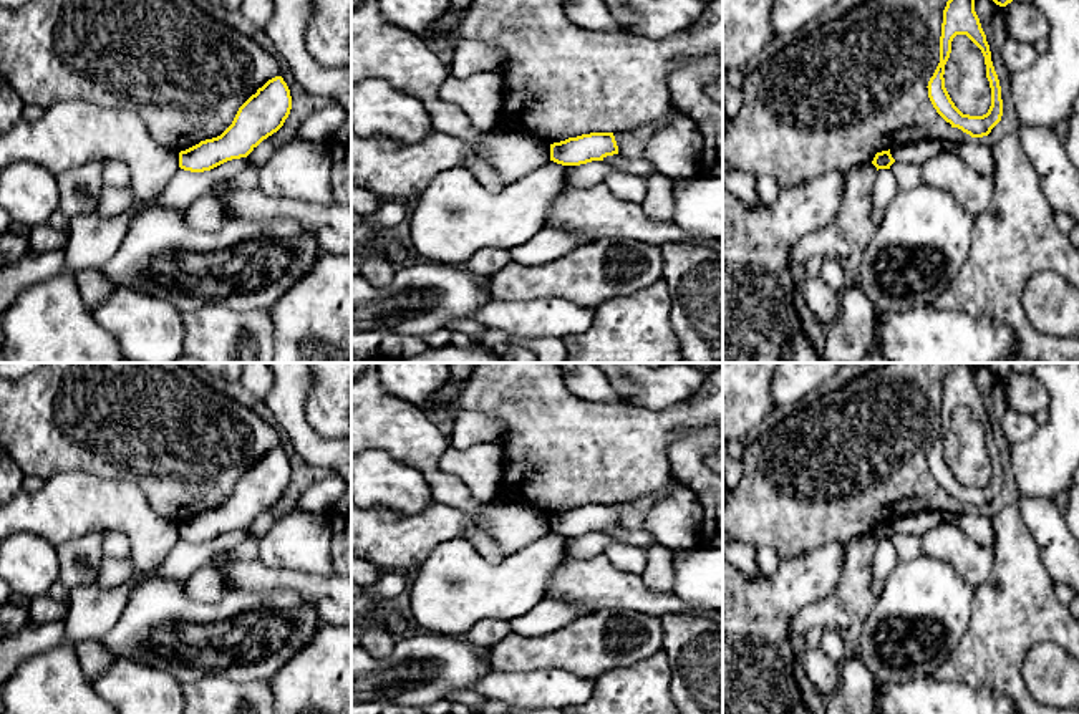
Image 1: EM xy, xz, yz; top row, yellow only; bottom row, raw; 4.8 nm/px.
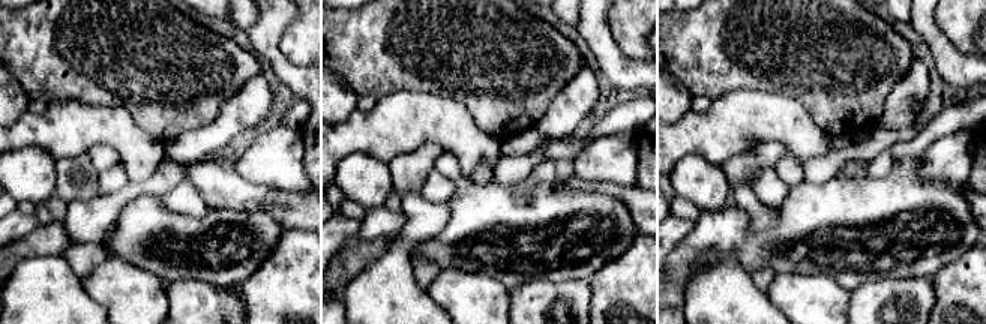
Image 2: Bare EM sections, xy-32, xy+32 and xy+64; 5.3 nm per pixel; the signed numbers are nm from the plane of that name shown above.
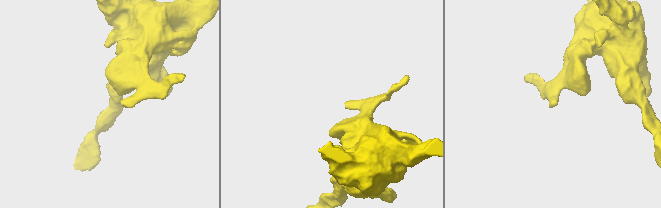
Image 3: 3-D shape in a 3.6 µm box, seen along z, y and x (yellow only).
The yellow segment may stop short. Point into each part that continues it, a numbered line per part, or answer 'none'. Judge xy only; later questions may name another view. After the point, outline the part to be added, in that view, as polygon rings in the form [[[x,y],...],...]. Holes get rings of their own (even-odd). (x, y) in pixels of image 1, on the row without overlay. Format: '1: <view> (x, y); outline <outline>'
none

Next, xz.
none

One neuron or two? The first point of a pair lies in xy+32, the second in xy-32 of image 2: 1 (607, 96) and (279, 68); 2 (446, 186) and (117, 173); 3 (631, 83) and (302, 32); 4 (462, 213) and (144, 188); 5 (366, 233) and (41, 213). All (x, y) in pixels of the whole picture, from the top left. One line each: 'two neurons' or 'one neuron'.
1: two neurons
2: one neuron
3: two neurons
4: two neurons
5: one neuron

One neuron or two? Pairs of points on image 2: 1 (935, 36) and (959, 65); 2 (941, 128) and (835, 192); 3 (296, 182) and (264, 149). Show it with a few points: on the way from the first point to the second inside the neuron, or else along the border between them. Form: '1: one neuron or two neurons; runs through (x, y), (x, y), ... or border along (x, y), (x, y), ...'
1: one neuron; runs through (940, 44), (952, 57)
2: two neurons; border along (920, 153), (895, 161)
3: one neuron; runs through (288, 174), (272, 156)

